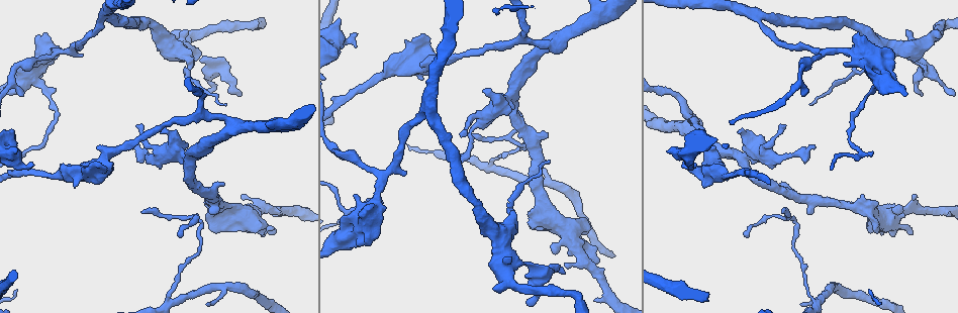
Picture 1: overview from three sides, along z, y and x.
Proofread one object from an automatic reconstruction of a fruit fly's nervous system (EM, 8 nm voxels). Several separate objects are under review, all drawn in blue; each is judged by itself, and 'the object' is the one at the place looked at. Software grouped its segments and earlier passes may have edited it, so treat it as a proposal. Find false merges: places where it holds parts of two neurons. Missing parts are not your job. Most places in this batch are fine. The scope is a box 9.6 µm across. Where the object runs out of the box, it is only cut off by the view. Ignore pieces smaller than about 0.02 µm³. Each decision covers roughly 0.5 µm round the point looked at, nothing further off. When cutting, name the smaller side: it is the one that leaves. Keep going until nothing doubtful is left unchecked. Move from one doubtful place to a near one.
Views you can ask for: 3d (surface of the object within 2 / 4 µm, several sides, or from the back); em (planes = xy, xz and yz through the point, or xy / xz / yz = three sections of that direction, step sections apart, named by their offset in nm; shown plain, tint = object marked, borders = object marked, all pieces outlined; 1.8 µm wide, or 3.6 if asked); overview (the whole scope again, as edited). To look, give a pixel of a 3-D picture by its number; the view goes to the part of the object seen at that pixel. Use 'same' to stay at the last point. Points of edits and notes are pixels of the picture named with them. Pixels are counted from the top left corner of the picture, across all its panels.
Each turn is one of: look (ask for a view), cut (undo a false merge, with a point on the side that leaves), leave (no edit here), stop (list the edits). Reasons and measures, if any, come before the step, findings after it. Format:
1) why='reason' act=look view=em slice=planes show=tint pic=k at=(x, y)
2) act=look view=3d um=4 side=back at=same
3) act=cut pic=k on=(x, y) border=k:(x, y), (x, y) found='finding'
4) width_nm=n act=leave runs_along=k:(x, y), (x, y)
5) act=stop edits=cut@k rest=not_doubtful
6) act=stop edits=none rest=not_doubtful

why='branch point' act=look view=3d um=4 pic=1 at=(507, 272)

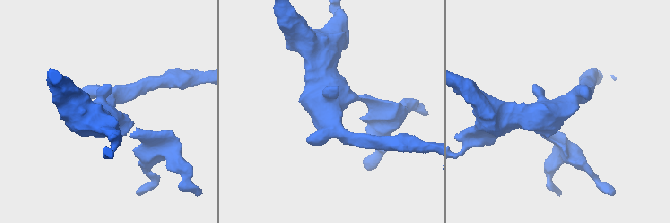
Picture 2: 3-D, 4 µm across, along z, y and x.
act=look view=em um=3.6 slice=xy step=8 show=tint pic=2 at=(559, 105)

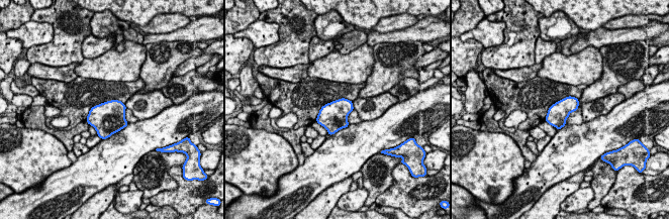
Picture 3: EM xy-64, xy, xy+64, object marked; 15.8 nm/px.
act=look view=em um=3.6 slice=planes show=tint at=same

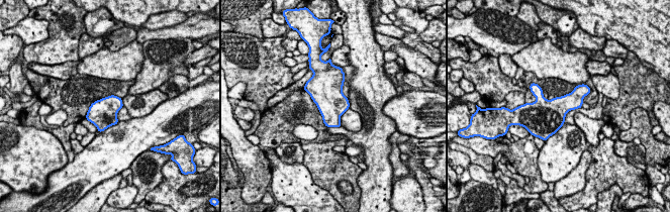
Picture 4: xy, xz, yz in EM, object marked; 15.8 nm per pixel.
act=leave found='all the same neuron'

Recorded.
why='thin arm on a thick one' act=look view=3d um=4 pic=1 at=(885, 74)

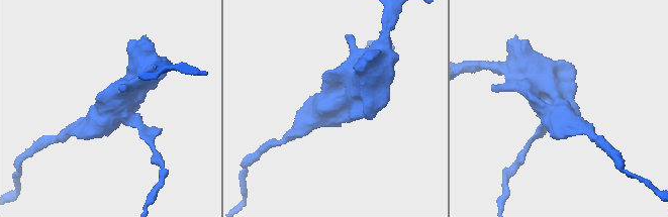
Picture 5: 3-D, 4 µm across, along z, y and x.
act=look view=em slice=planes show=tint pic=5 at=(558, 109)

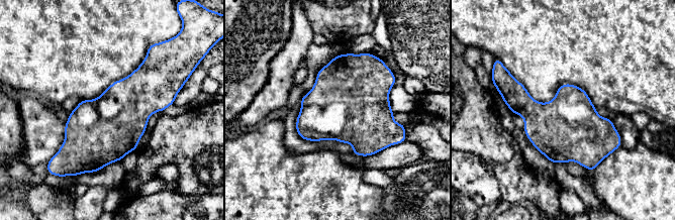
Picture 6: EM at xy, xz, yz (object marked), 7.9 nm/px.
act=leave found='all the same neuron'

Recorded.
why='branch point' act=look view=em slice=xy step=16 show=borders pic=1 at=(511, 94)

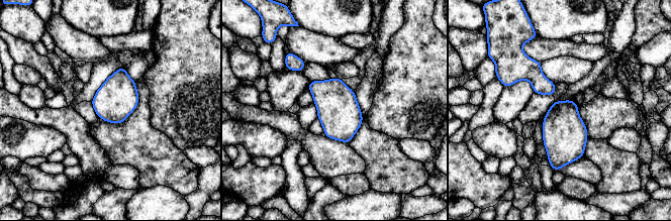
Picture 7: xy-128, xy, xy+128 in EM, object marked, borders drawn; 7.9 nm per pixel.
act=leave found='continuous, no second neuron'

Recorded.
act=stop edits=none rest=not_doubtful

